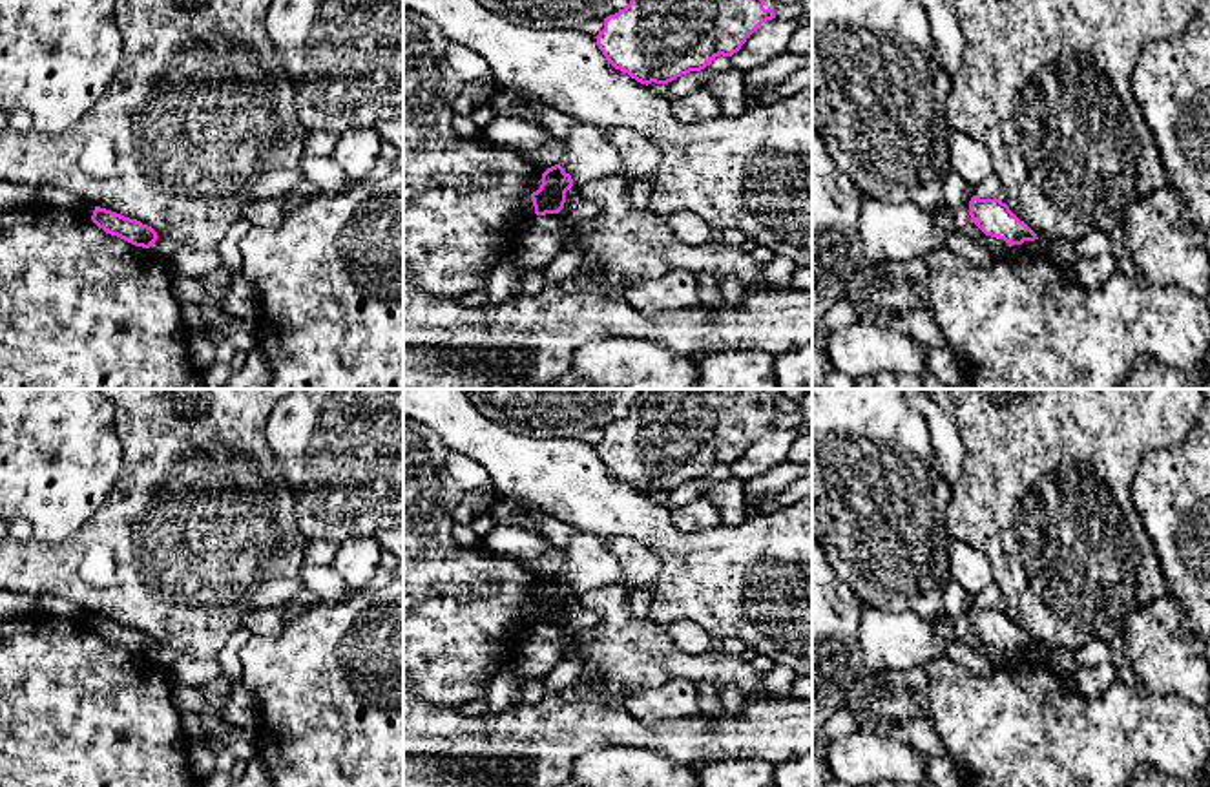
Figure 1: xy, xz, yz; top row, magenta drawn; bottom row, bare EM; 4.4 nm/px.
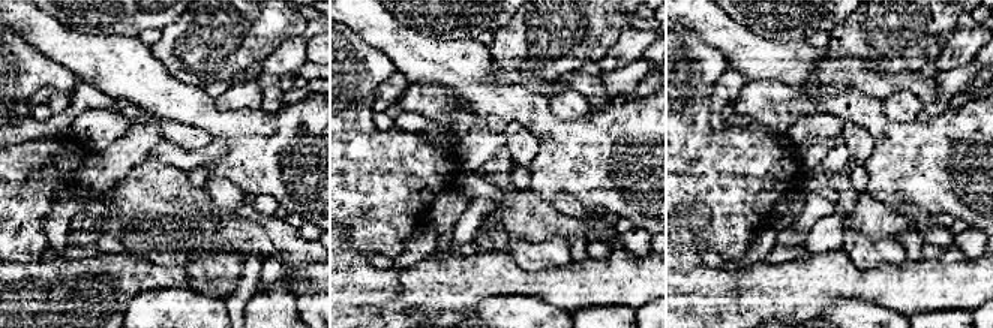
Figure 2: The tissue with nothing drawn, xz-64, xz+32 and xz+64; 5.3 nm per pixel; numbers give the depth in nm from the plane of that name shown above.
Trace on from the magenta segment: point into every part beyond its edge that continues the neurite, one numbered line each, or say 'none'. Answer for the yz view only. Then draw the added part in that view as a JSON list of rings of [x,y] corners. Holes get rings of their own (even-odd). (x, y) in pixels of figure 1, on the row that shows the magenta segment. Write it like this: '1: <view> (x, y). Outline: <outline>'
none

